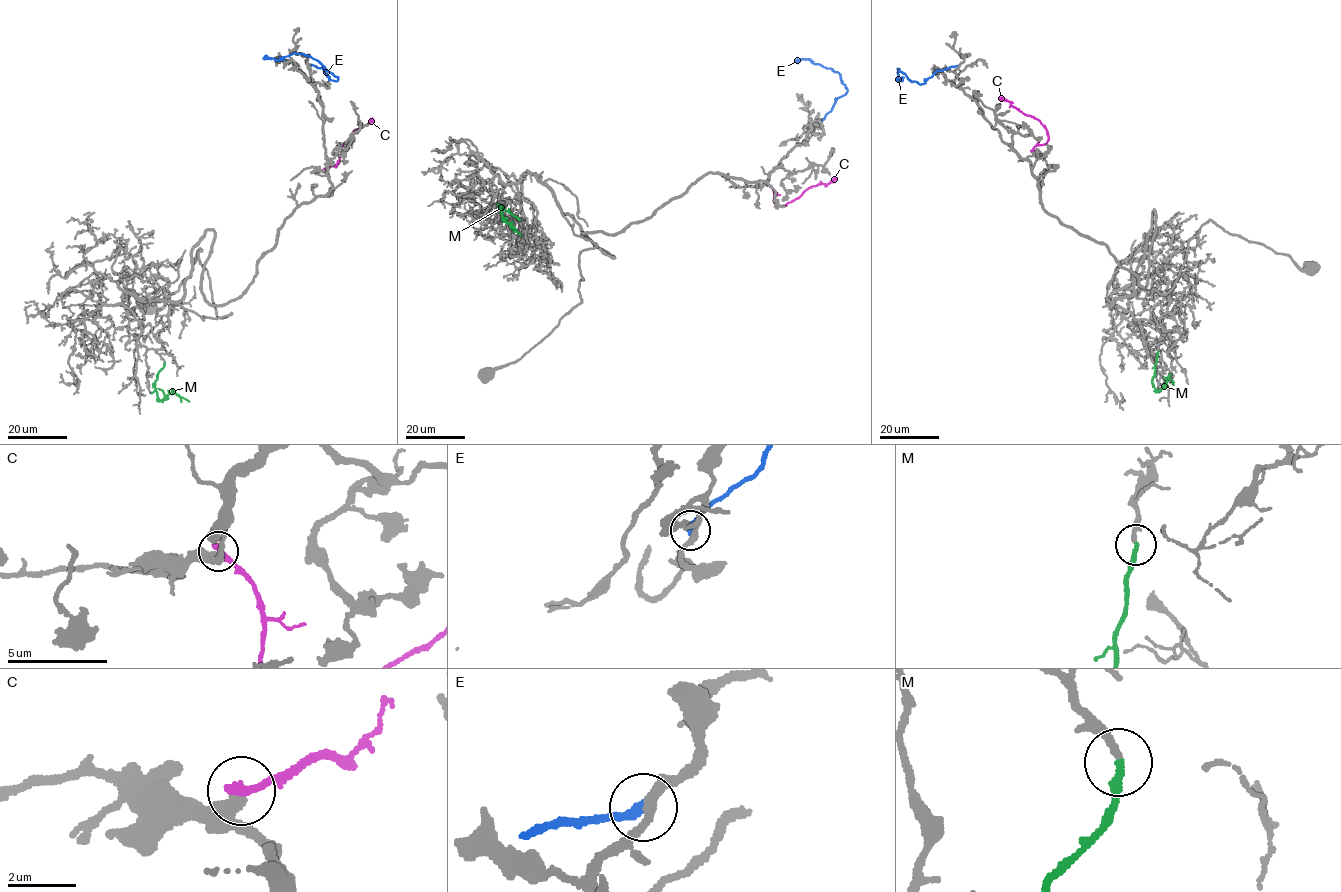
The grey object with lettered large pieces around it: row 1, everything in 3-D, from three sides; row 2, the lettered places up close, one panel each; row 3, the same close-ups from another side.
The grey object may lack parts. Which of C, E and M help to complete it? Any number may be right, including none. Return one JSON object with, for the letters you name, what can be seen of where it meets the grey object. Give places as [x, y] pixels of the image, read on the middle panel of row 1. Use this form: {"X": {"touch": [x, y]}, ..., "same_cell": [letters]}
{"M": {"touch": [519, 219]}, "same_cell": ["M"]}

